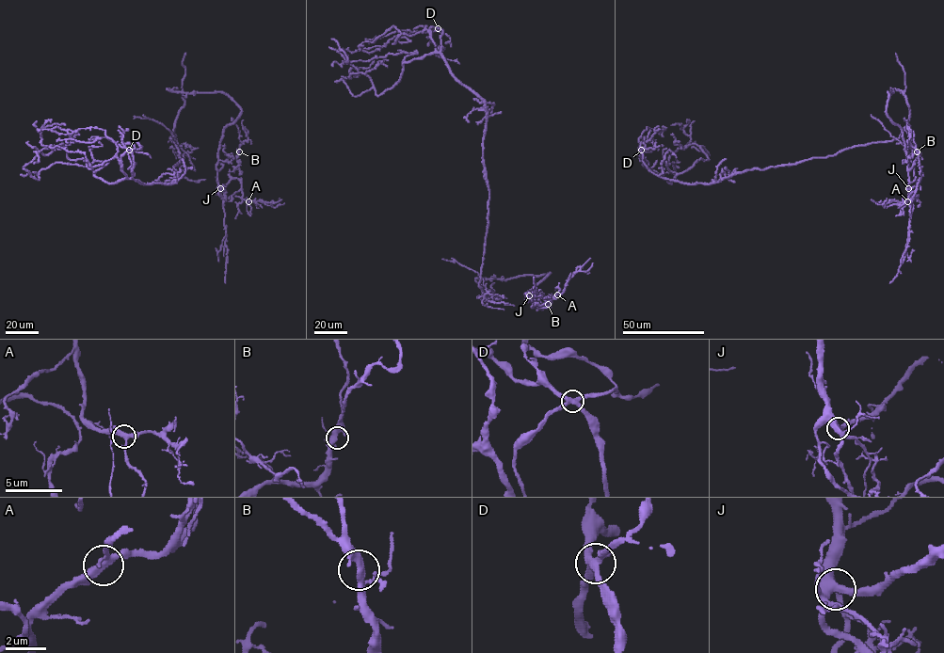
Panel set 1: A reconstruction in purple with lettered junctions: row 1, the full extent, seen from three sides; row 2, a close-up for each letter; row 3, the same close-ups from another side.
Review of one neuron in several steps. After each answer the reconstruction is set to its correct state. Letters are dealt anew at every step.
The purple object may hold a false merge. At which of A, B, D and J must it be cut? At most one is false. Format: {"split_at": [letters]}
{"split_at": []}

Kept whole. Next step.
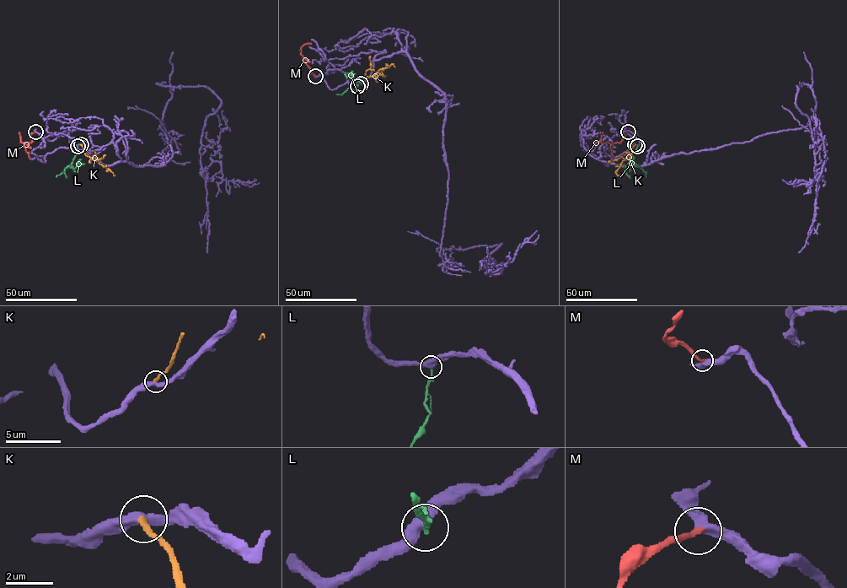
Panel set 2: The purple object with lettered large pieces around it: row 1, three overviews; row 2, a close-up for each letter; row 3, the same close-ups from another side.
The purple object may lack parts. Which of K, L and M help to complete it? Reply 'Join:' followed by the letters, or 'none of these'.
Join: M

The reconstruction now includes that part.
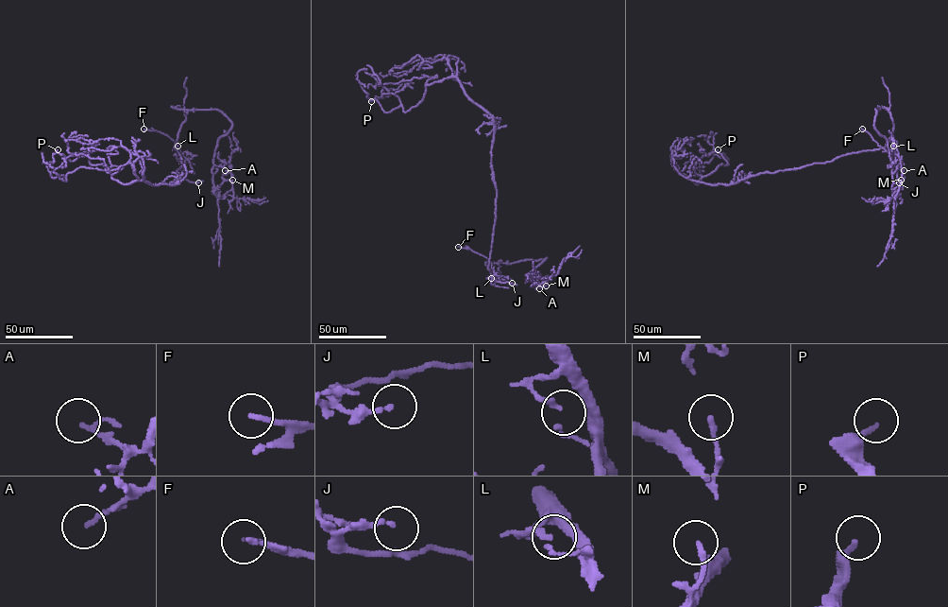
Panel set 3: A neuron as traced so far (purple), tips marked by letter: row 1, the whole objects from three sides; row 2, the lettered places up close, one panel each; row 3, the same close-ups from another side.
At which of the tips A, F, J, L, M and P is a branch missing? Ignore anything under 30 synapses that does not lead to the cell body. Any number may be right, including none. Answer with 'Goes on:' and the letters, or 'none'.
Goes on: P

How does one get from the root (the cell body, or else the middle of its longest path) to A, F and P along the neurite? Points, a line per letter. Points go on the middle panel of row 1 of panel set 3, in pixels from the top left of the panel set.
A: (494, 219), (488, 266), (492, 275), (499, 275), (486, 263), (546, 258), (526, 276), (545, 285), (539, 288)
F: (494, 219), (488, 266), (493, 278), (495, 273), (486, 257), (468, 248), (458, 247)
P: (494, 219), (493, 118), (455, 77), (427, 84), (423, 98), (405, 112), (400, 106), (385, 112), (371, 101)

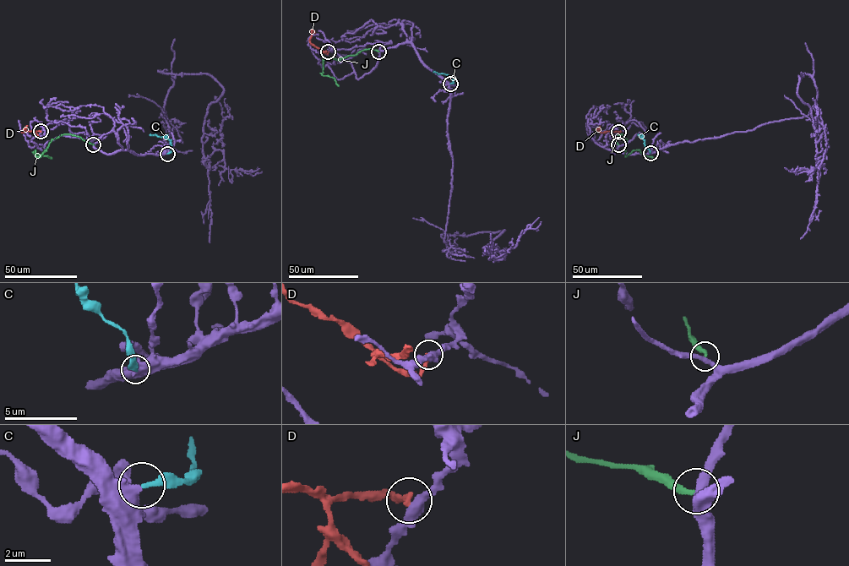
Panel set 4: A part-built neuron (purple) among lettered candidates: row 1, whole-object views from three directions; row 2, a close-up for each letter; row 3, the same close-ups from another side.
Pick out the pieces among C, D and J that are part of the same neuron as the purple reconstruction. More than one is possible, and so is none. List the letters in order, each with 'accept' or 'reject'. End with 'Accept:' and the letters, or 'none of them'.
C: accept
D: reject
J: reject
Accept: C

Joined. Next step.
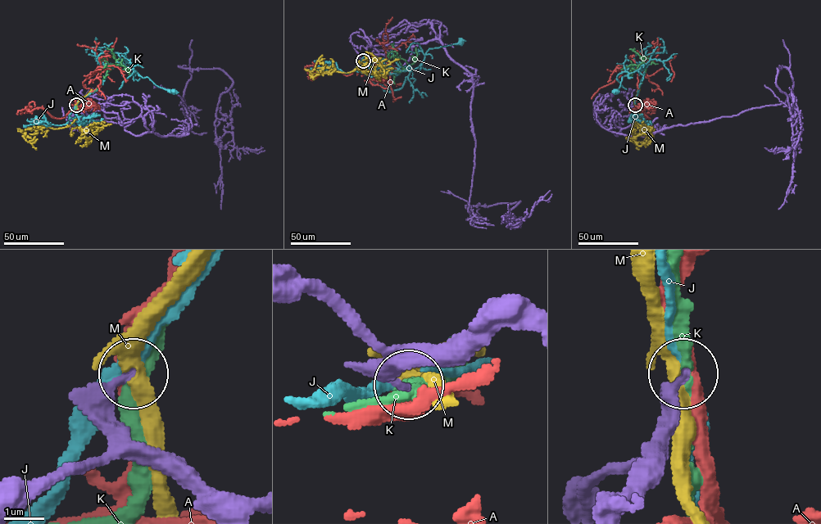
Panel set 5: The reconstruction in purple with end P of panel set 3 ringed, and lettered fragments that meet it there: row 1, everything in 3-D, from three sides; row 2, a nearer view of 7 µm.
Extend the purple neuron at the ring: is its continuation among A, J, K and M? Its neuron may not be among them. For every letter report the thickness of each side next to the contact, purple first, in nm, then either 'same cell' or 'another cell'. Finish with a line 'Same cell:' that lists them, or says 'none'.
A: 240/400 nm | another cell
J: 280/300 nm | another cell
K: 280/320 nm | another cell
M: 280/320 nm | another cell
Same cell: none

